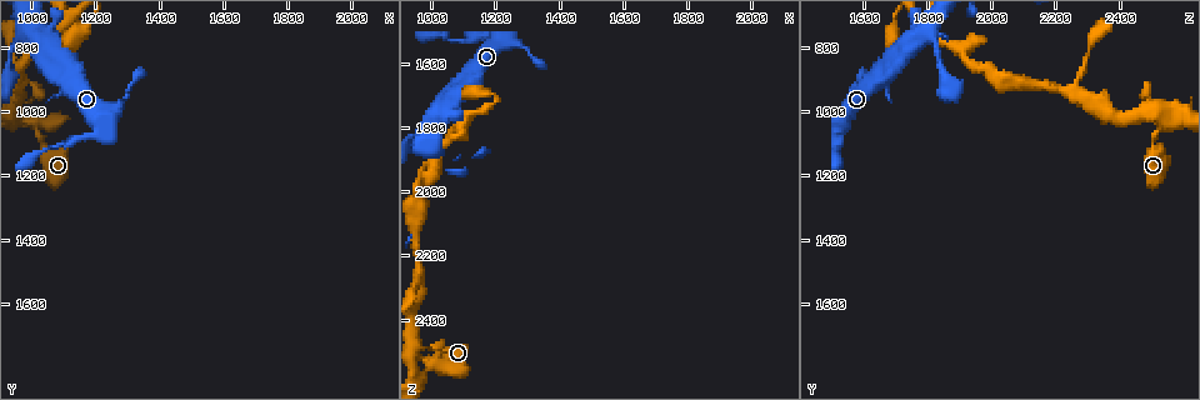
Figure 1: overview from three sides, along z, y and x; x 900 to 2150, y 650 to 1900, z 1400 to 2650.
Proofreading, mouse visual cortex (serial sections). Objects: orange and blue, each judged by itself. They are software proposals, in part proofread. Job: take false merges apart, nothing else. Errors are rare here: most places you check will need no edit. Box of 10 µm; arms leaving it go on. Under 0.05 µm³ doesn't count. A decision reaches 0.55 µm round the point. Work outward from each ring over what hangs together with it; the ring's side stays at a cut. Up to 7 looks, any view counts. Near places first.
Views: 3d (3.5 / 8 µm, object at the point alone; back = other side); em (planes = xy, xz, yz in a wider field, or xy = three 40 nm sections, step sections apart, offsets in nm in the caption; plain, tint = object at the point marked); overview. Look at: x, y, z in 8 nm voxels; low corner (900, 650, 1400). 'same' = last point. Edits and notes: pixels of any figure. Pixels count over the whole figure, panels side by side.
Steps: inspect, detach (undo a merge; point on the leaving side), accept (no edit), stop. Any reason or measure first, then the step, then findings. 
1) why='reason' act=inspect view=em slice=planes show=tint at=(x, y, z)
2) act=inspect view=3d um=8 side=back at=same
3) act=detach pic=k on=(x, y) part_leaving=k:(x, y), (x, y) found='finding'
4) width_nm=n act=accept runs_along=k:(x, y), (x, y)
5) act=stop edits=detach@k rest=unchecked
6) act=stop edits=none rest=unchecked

why='thin neck' act=inspect view=3d um=8 at=(1020, 1050, 2530)

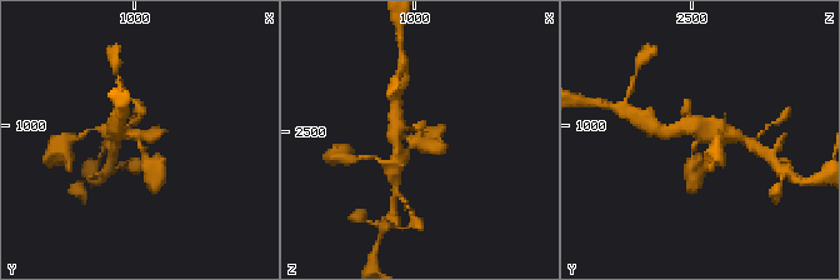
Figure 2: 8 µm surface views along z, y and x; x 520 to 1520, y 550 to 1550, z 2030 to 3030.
why='need the tissue' act=inspect view=em slice=xy step=5 show=tint at=same

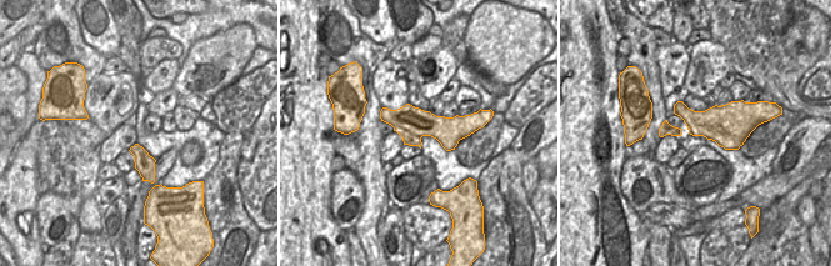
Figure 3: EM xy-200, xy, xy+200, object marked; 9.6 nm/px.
act=accept found='continuous, no second cell'

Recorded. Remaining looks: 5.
why='sharp bend' act=inspect view=3d um=3.5 at=(1010, 760, 1780)

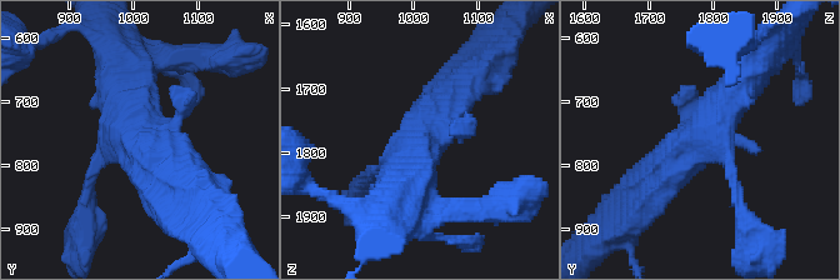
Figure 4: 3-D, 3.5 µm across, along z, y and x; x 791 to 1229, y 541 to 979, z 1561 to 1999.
why='shape alone is not enough' act=inspect view=em slice=xy step=1 show=tint at=(1000, 755, 1780)

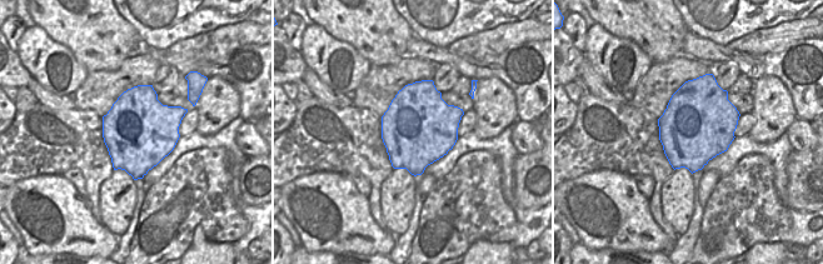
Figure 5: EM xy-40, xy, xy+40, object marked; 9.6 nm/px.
act=inspect view=em slice=xy step=2 show=tint at=same

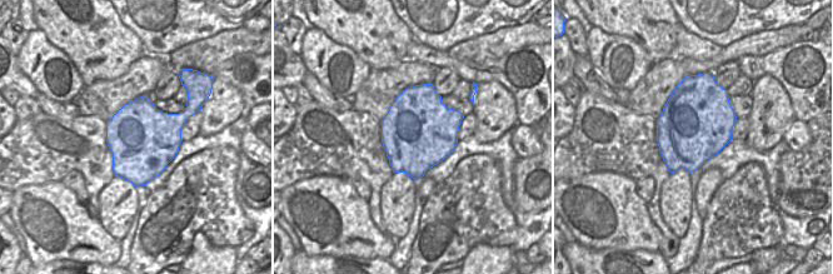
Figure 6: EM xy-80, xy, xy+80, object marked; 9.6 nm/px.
act=accept runs_along=4:(646, 183), (695, 144), (746, 71) found='continuous, no second cell'

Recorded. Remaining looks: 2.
why='thin neck' act=inspect view=3d um=3.5 at=(1180, 1070, 1520)

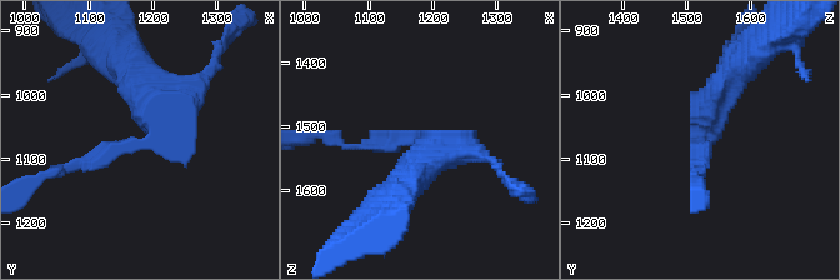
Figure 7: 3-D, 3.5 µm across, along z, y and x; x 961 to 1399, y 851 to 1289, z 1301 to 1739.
act=inspect view=em slice=xy step=5 show=tint at=(1175, 1070, 1520)

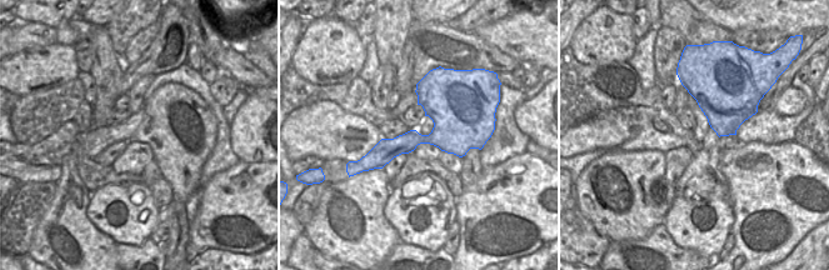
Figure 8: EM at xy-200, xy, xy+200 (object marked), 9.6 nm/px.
act=accept runs_along=7:(139, 84), (158, 138), (63, 169) found='all the same cell'

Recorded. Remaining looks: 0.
act=stop edits=none rest=unchecked

